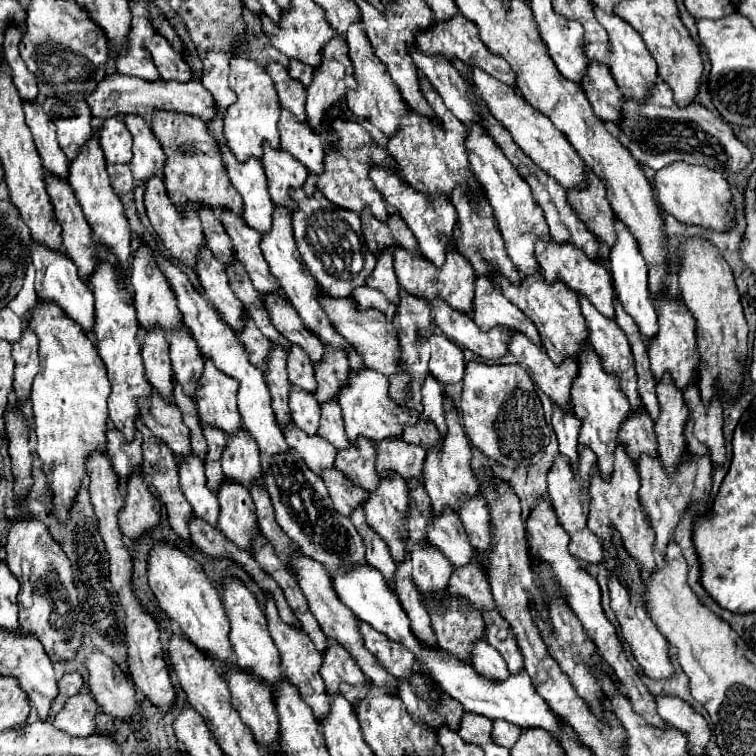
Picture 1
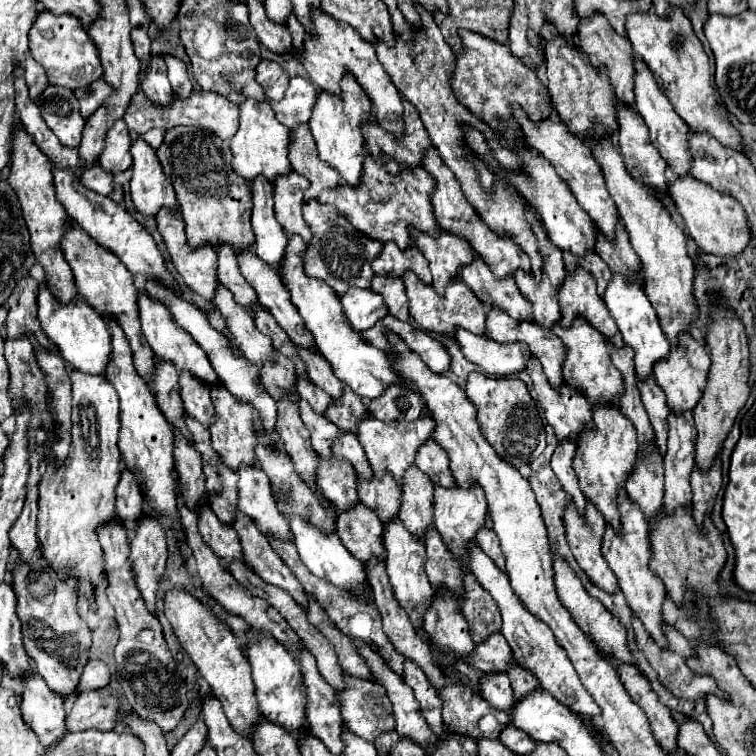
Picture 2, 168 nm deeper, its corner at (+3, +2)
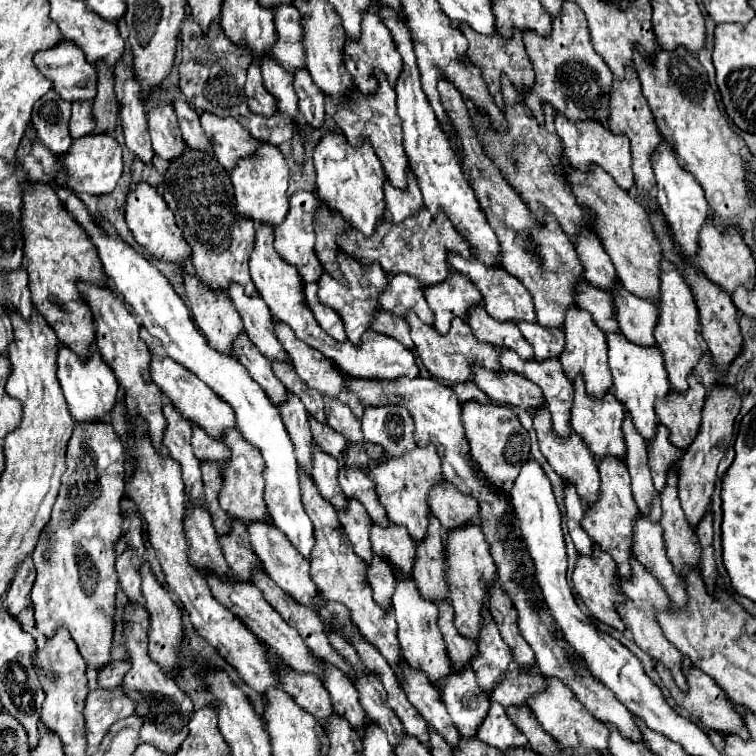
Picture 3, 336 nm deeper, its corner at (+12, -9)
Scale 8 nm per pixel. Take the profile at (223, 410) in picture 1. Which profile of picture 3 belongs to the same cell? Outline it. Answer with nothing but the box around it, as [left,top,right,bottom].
[220,429,268,523]

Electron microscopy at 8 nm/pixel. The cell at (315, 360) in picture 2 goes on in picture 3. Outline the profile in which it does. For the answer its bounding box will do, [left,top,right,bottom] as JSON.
[324,399,364,441]

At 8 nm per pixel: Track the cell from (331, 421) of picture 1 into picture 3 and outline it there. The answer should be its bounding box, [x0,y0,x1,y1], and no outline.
[338,467,388,525]

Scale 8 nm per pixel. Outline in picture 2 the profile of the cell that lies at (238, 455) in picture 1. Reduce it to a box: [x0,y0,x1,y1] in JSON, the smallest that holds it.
[239,468,293,540]

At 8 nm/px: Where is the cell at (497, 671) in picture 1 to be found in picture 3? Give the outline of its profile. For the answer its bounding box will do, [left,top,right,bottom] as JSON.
[478,703,528,751]

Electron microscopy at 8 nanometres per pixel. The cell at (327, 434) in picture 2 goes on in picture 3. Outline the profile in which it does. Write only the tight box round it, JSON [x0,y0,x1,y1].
[312,443,346,509]

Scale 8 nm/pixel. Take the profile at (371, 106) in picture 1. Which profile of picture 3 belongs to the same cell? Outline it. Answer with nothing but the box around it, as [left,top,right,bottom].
[384,167,424,223]

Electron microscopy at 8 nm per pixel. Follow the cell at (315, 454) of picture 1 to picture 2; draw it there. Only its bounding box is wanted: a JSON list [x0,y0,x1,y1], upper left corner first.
[317,458,359,512]

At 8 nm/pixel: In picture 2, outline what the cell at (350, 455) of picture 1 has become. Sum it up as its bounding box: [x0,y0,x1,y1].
[357,476,401,524]

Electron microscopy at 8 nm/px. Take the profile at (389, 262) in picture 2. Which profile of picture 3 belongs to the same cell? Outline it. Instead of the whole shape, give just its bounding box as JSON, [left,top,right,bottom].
[380,275,432,325]

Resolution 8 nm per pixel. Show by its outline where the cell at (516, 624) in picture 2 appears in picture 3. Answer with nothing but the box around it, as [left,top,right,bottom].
[528,677,610,751]

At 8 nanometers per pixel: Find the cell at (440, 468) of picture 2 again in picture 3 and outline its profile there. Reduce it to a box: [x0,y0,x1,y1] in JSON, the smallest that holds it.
[428,479,478,531]

